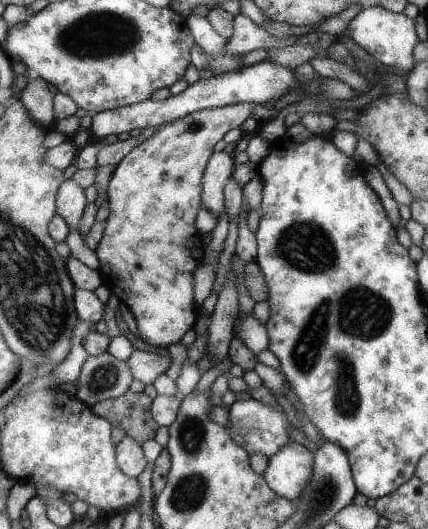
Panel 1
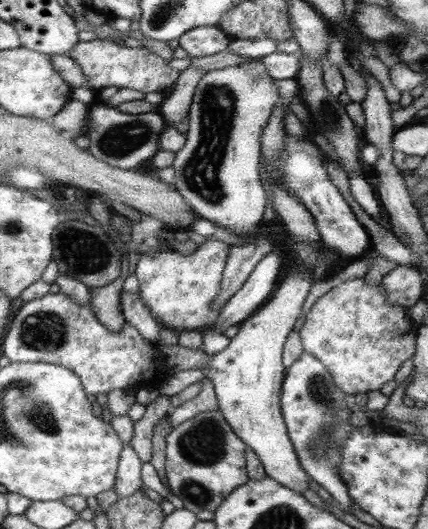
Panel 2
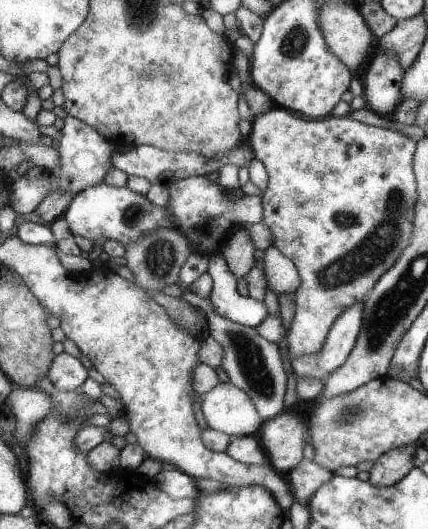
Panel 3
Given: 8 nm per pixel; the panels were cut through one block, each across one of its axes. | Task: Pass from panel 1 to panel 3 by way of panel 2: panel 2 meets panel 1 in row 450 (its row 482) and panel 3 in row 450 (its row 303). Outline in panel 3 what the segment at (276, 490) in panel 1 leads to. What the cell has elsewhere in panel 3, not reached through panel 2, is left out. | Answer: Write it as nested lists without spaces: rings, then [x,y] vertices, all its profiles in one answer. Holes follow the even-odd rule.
[[[281,411],[263,421],[255,433],[268,456],[268,464],[277,472],[288,473],[303,458],[303,434],[308,429],[307,419],[309,415]]]

